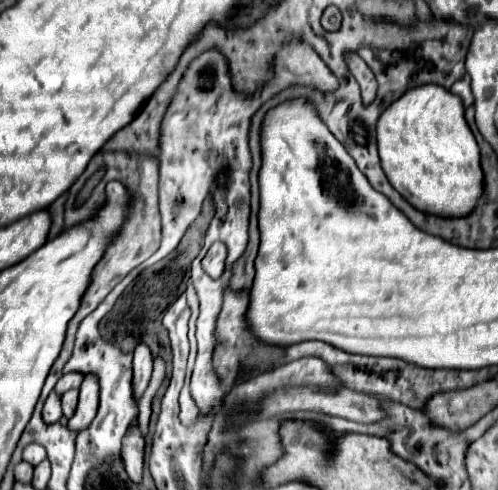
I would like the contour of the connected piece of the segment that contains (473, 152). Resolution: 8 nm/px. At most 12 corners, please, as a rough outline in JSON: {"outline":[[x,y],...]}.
{"outline":[[446,88],[376,124],[380,164],[418,210],[466,216],[480,150]]}

